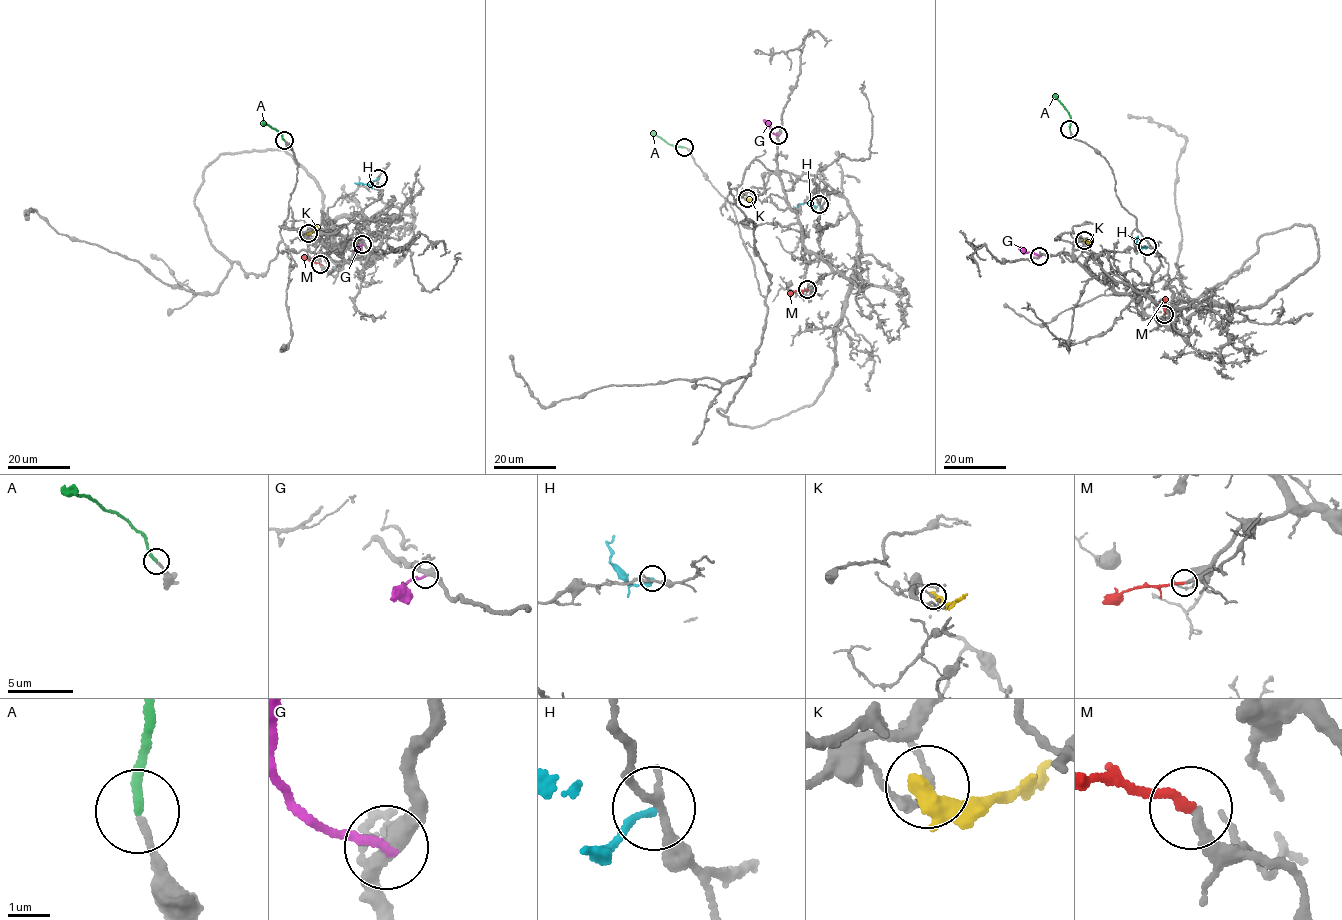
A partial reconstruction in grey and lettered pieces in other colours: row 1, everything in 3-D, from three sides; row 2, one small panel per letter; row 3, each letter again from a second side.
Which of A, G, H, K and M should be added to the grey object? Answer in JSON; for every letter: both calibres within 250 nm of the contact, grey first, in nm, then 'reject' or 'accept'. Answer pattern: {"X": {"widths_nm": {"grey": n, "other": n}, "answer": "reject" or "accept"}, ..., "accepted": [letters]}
{"A": {"widths_nm": {"grey": 160, "other": 200}, "answer": "accept"}, "G": {"widths_nm": {"grey": 340, "other": 200}, "answer": "reject"}, "H": {"widths_nm": {"grey": 190, "other": 140}, "answer": "reject"}, "K": {"widths_nm": {"grey": 140, "other": 500}, "answer": "reject"}, "M": {"widths_nm": {"grey": 240, "other": 200}, "answer": "accept"}, "accepted": ["A", "M"]}

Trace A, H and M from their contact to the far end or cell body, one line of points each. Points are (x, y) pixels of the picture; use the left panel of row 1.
A: (284, 140), (263, 121)
H: (378, 178), (370, 185), (354, 183)
M: (320, 264), (301, 256)

